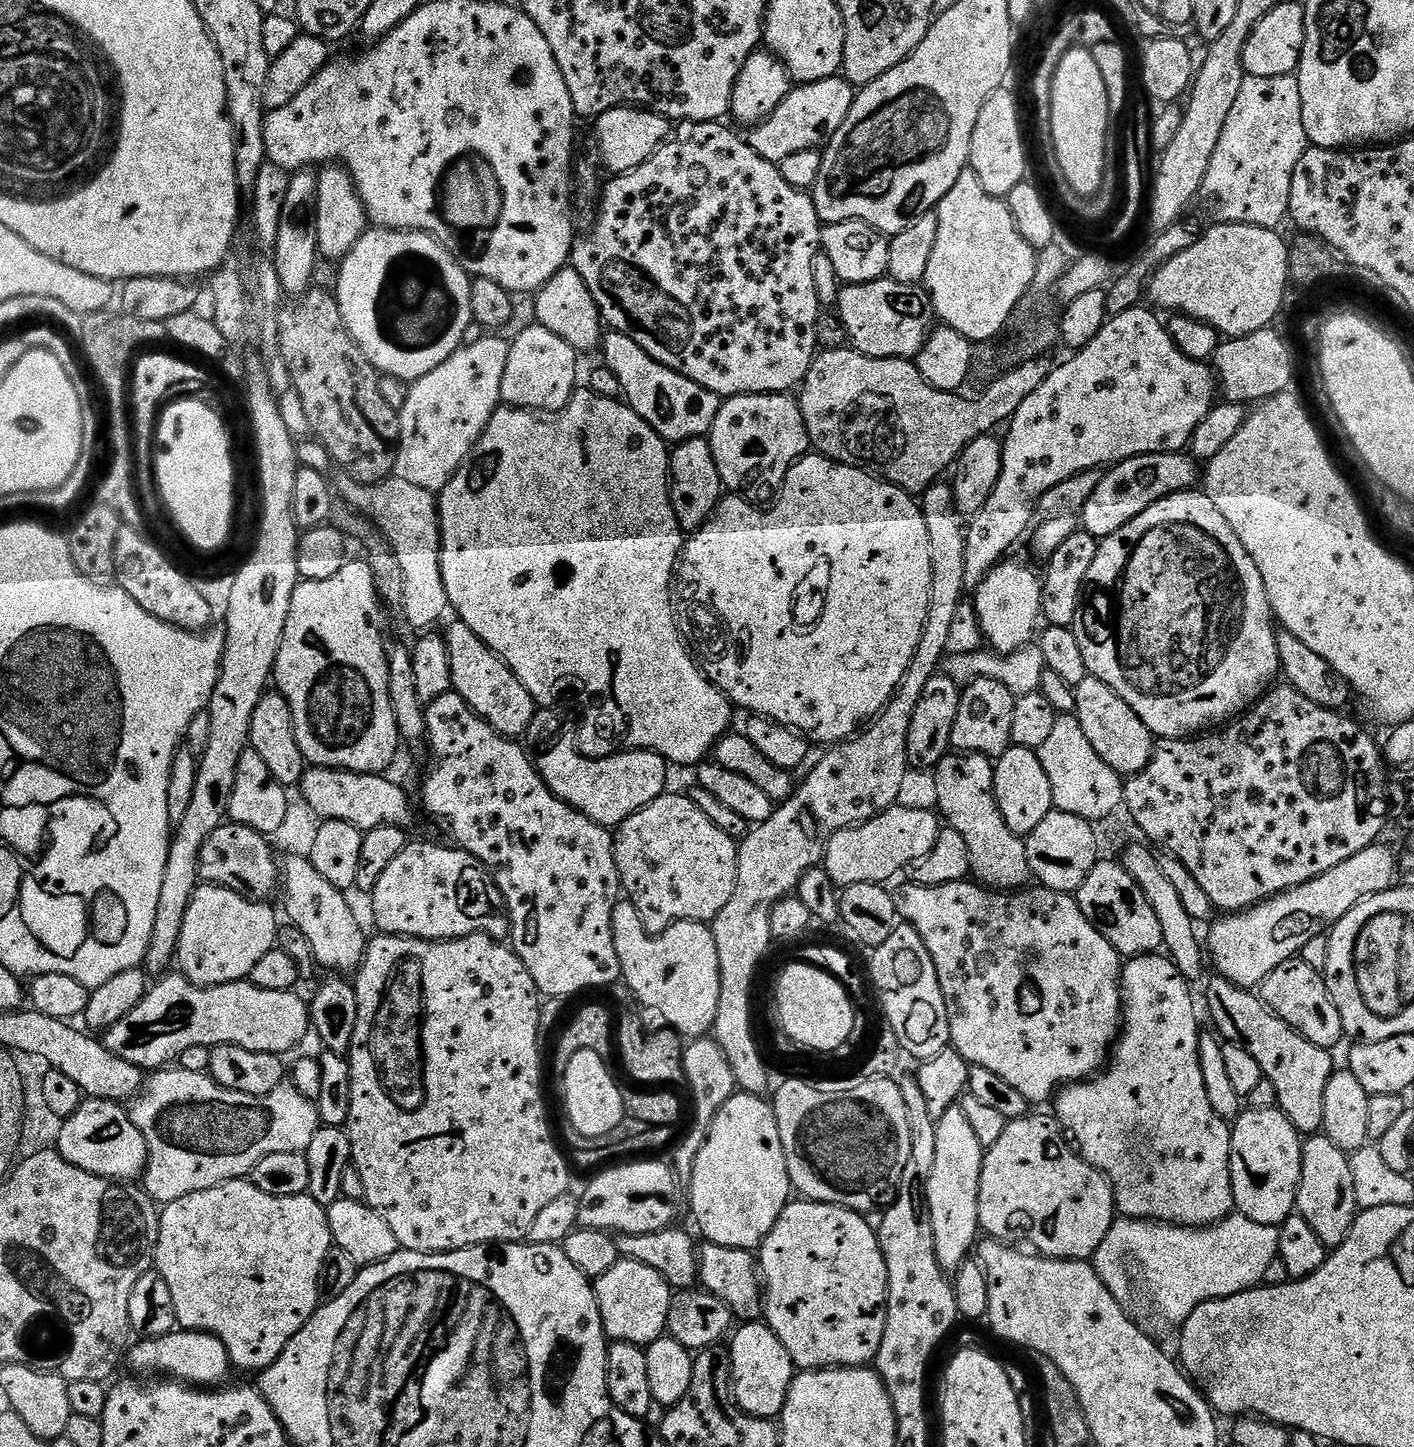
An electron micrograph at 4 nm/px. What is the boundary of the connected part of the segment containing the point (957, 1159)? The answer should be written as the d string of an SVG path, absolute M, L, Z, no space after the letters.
M959 1106L946 1110L946 1114L936 1121L934 1138L938 1142L934 1170L926 1189L930 1226L934 1226L934 1254L938 1254L944 1272L955 1274L973 1255L982 1232L978 1218L978 1190L986 1150L978 1142L970 1121Z

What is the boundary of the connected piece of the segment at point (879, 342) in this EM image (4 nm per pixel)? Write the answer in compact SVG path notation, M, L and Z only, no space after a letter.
M885 278L869 284L844 284L834 305L848 331L851 347L874 358L912 360L934 327L932 300L920 284L899 284Z

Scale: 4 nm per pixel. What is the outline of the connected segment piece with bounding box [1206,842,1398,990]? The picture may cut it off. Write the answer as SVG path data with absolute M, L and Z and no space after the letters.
M1384 842L1372 844L1366 850L1338 862L1326 874L1292 888L1289 892L1280 892L1276 896L1263 900L1253 908L1243 912L1221 915L1211 921L1212 929L1206 936L1206 956L1216 969L1215 975L1226 978L1232 984L1249 990L1259 989L1260 983L1267 978L1282 962L1299 957L1302 946L1310 938L1321 935L1324 923L1335 922L1343 918L1358 902L1379 892L1386 892L1398 880L1398 856L1384 845Z

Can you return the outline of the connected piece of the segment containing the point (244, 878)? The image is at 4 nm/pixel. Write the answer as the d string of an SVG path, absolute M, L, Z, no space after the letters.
M225 822L220 825L200 851L201 881L229 888L249 898L268 898L278 888L278 860L272 857L272 848L260 833L241 824Z

